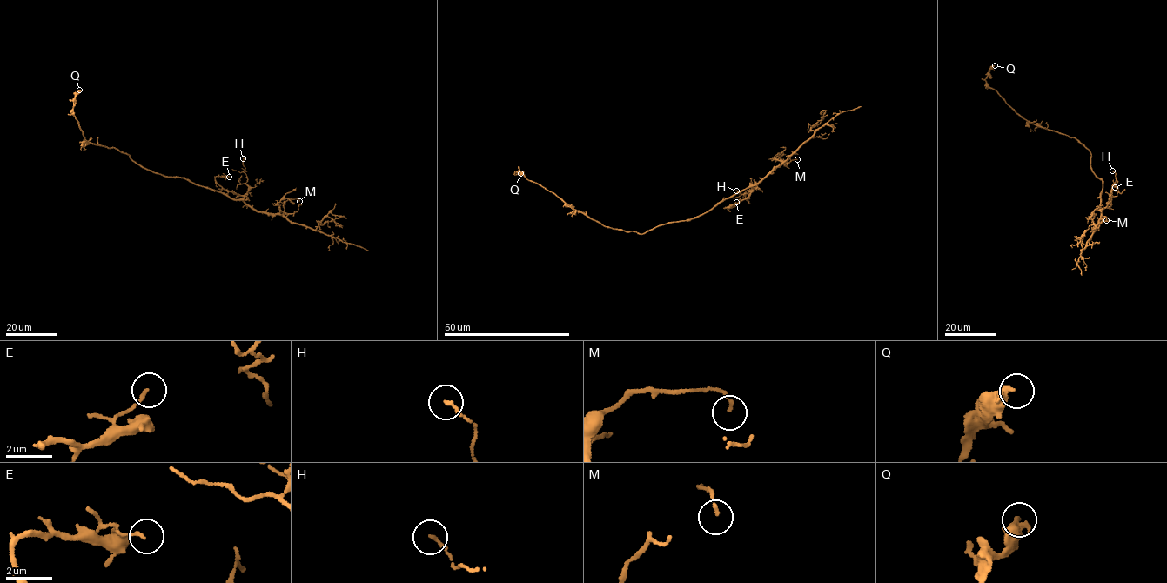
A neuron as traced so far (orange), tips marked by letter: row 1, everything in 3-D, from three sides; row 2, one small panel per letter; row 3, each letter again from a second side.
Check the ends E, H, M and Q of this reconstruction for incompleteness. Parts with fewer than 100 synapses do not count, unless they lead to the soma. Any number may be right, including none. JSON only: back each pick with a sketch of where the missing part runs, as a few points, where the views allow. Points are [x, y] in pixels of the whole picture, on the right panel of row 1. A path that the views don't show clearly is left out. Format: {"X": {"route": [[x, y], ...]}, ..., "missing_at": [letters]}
{"missing_at": []}

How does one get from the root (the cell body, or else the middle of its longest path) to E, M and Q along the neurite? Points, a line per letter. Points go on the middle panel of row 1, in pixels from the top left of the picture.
E: (686, 220), (699, 217), (752, 187), (749, 196), (724, 208), (732, 208), (736, 202)
M: (686, 220), (699, 217), (751, 187), (784, 161), (787, 162), (786, 165), (797, 159)
Q: (686, 220), (664, 224), (642, 233), (607, 228), (575, 211), (520, 173)

